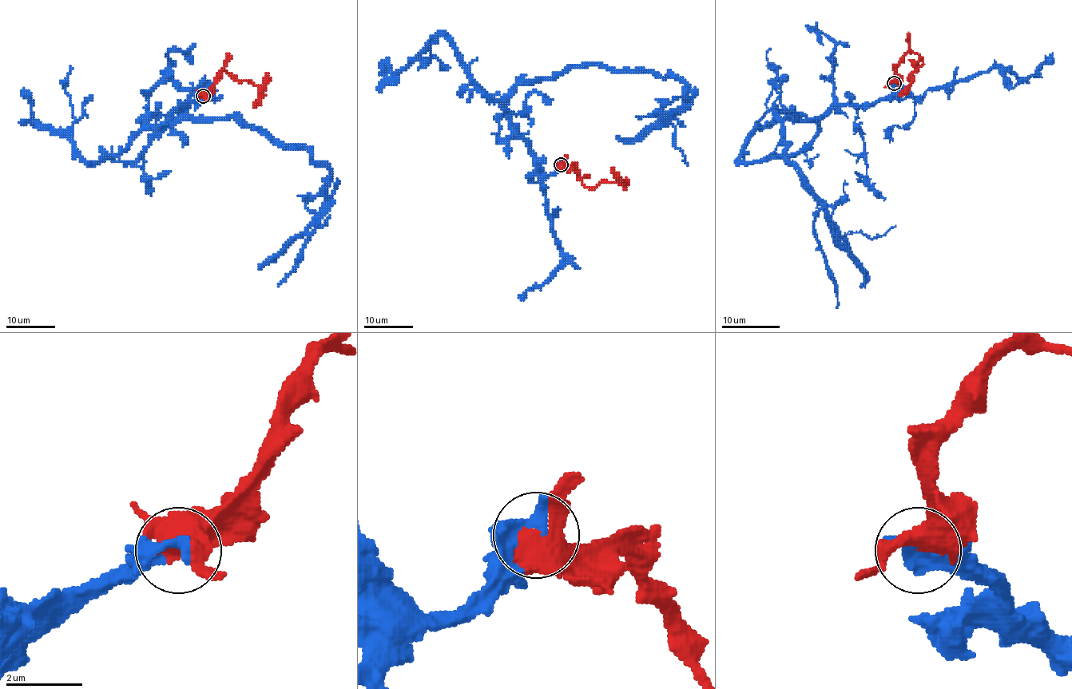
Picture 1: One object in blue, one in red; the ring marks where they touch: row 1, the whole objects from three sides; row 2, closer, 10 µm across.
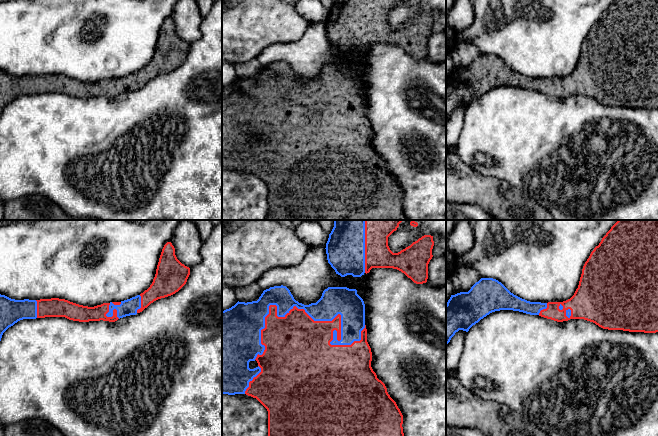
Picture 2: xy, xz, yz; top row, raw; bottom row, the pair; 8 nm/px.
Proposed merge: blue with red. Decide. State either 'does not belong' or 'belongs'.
belongs

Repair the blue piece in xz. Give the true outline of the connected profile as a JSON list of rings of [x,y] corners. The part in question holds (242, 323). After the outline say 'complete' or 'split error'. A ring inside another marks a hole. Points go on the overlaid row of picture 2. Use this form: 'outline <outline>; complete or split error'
outline [[[274,286],[263,291],[257,301],[237,302],[229,309],[222,311],[222,395],[246,394],[256,398],[268,411],[268,436],[404,436],[403,415],[396,402],[390,397],[385,384],[377,378],[371,367],[372,352],[367,342],[367,329],[365,325],[365,304],[363,299],[357,294],[356,289],[347,287],[328,287],[322,293],[321,298],[316,303],[304,305],[296,301],[286,286]]]; split error

